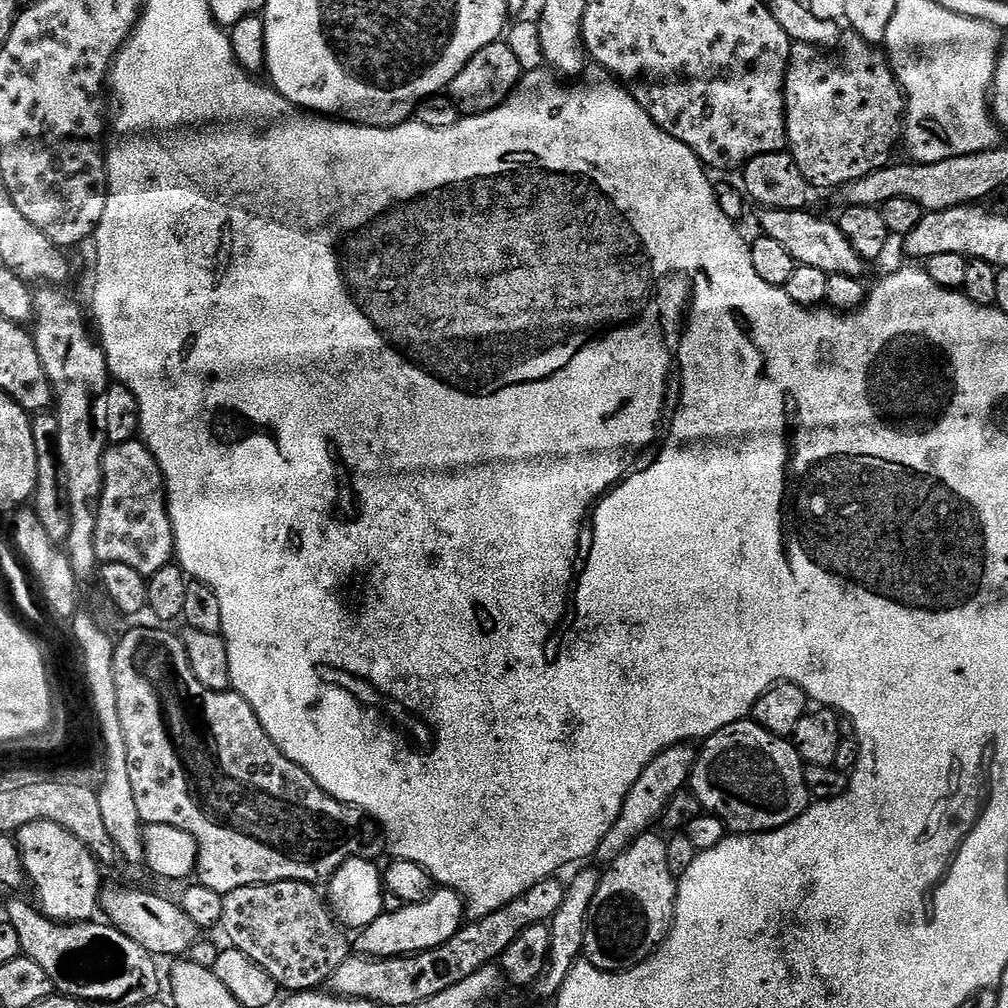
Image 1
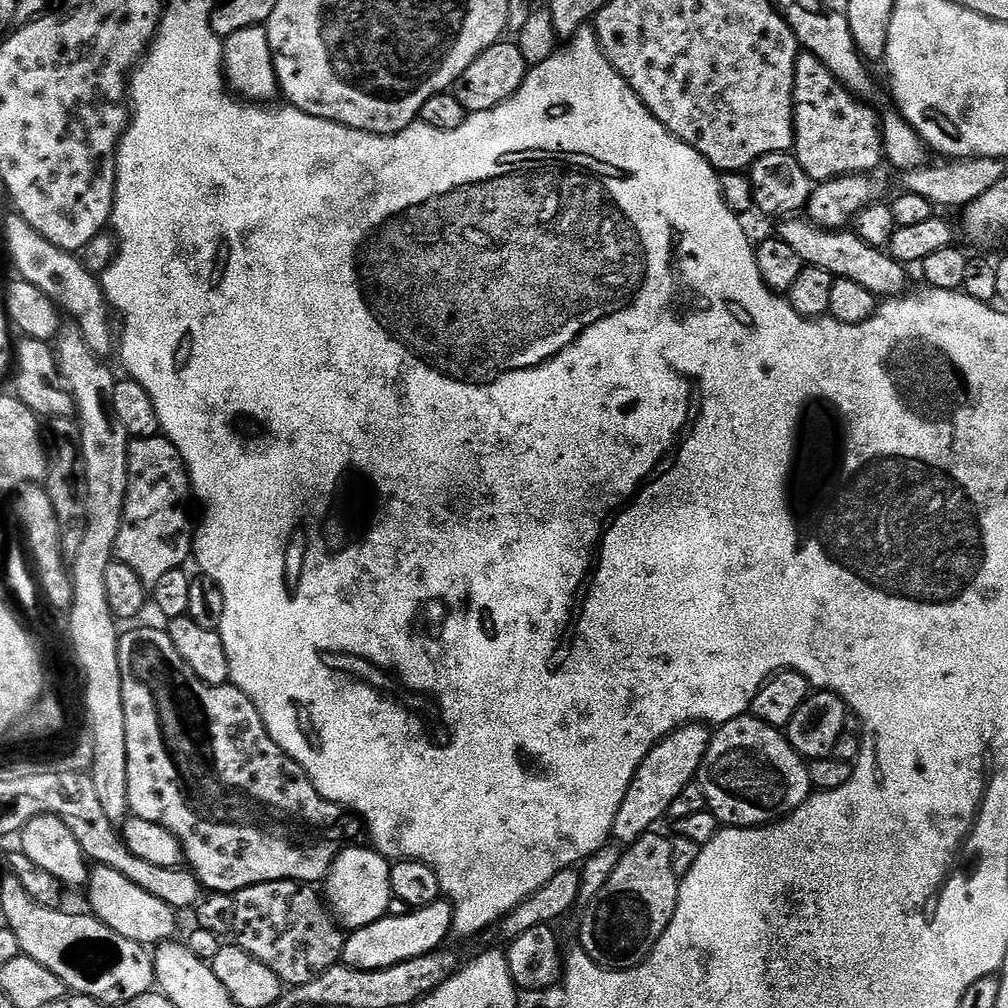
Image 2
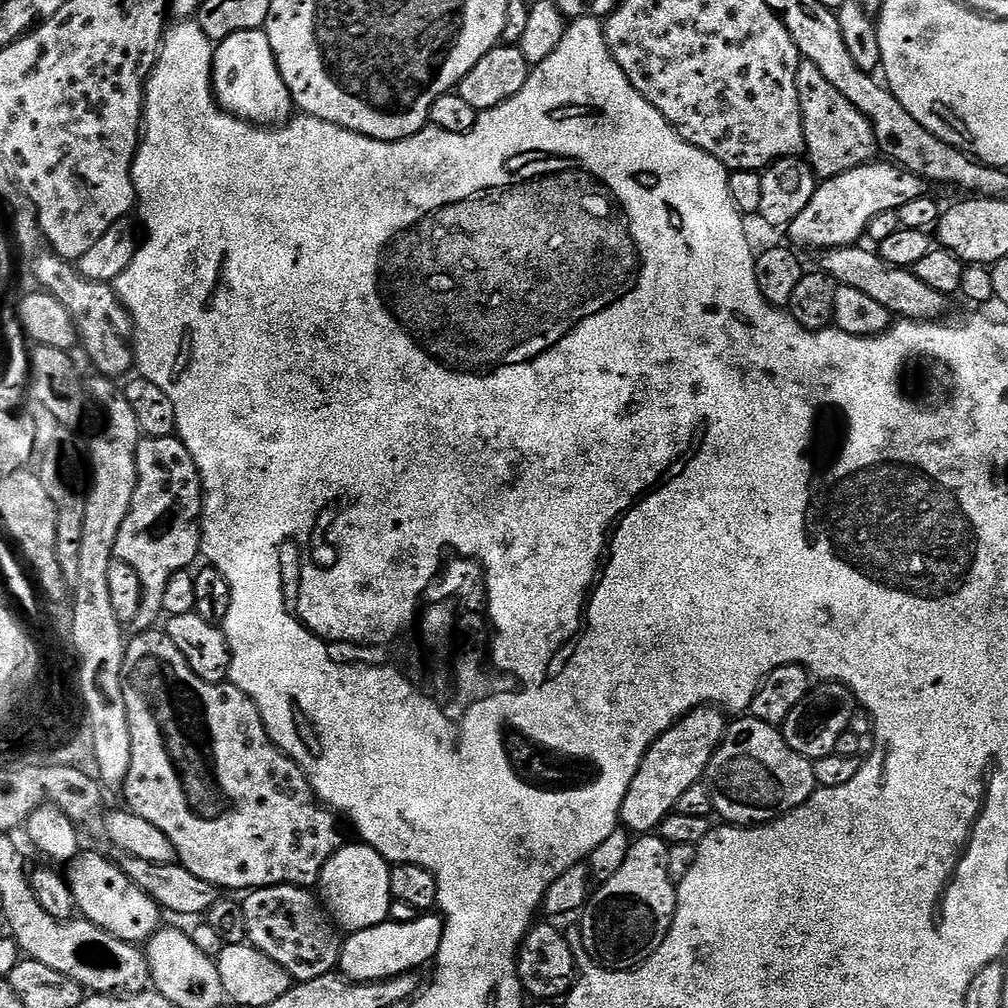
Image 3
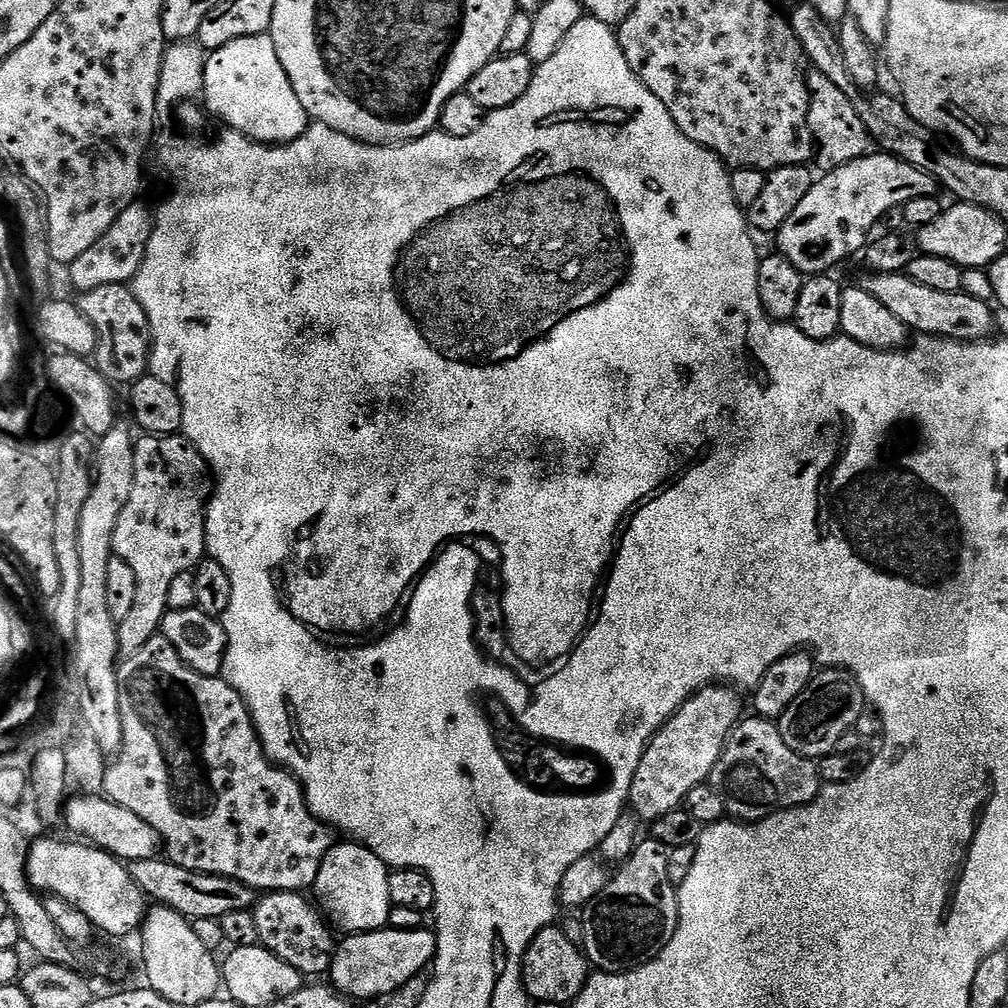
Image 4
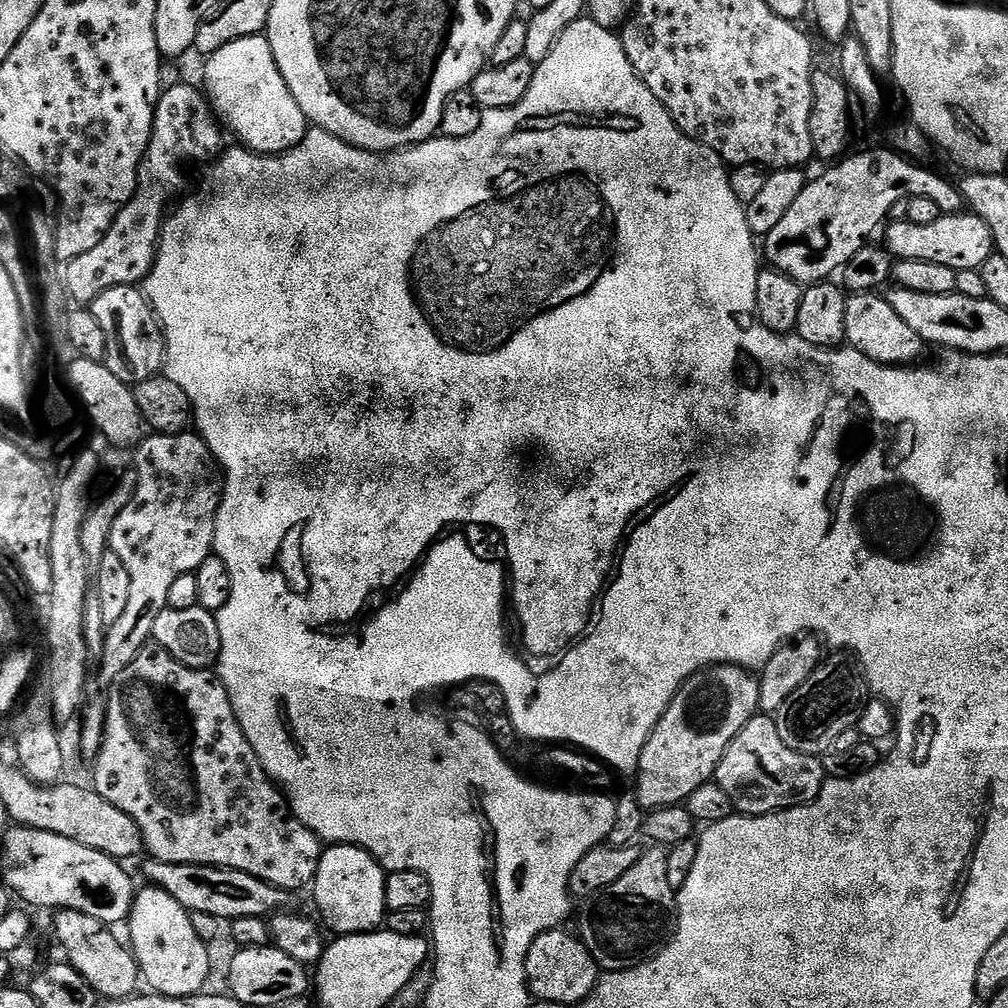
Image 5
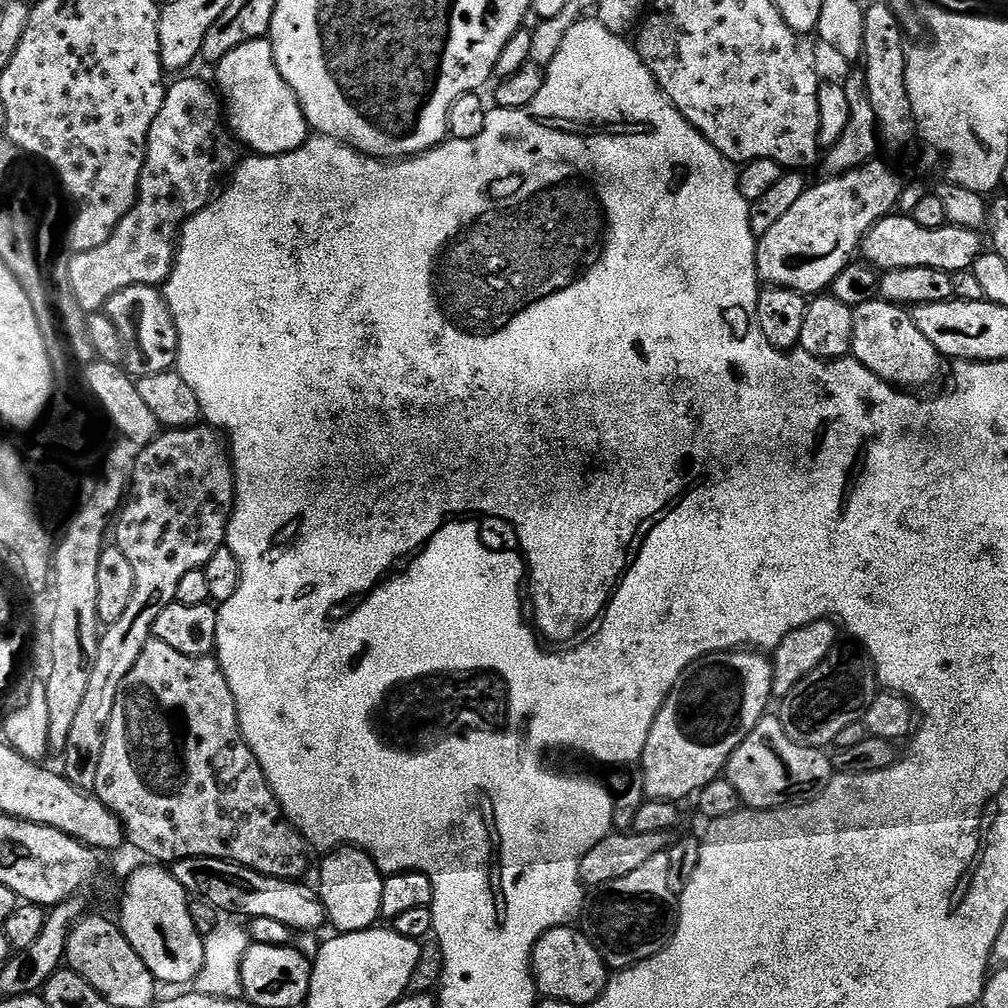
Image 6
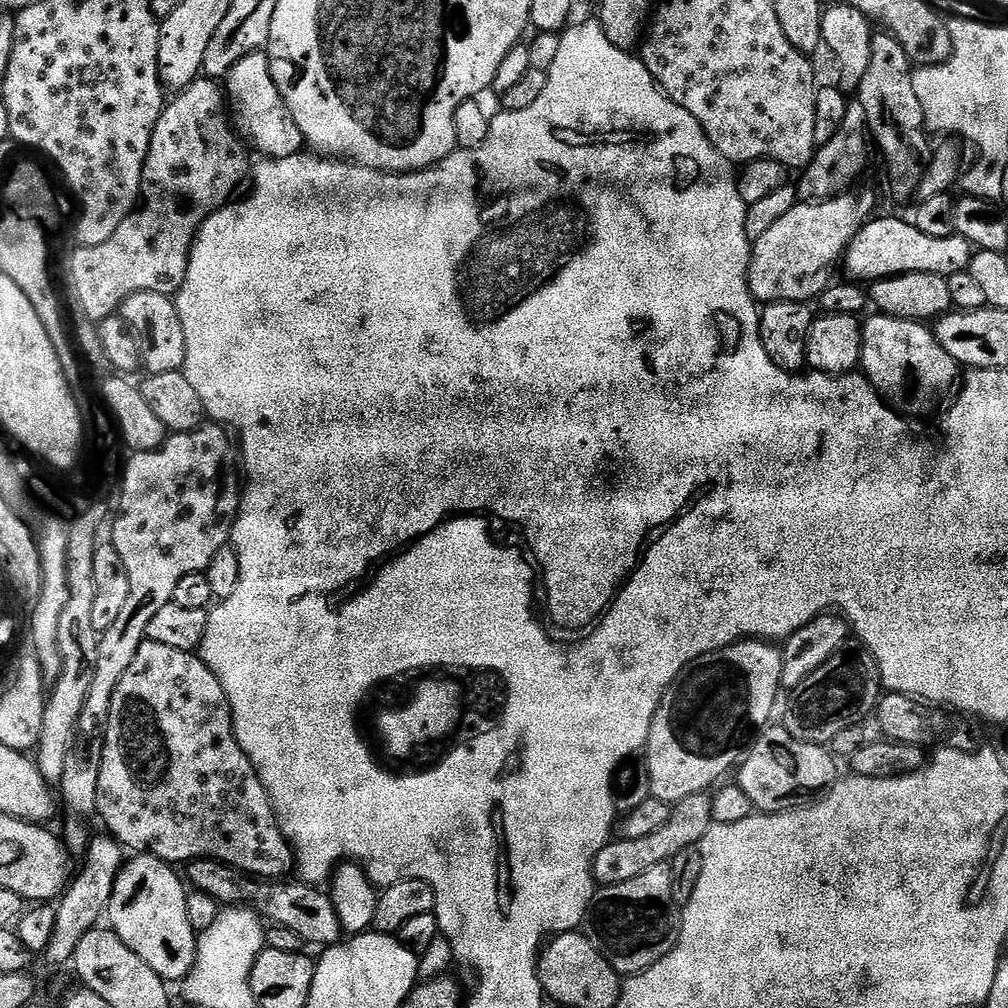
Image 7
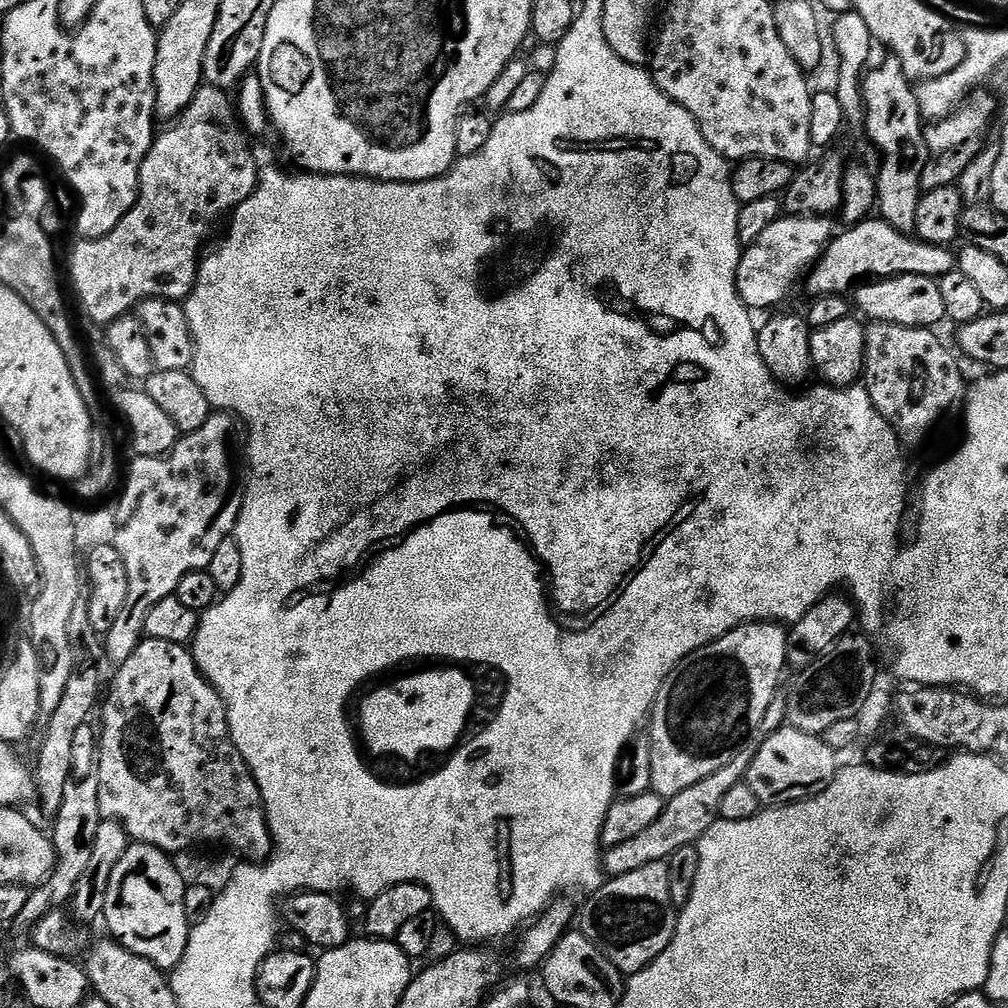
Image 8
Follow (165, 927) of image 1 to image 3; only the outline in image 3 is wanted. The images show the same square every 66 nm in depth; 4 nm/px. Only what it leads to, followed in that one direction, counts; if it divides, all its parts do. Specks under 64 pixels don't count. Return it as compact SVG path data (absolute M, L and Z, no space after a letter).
M84 850L71 857L68 866L66 879L68 887L72 890L71 900L83 919L106 930L114 938L137 946L143 945L160 930L162 926L160 905L154 903L138 886L134 886L130 878L126 878L119 863L112 861L111 864L106 857Z

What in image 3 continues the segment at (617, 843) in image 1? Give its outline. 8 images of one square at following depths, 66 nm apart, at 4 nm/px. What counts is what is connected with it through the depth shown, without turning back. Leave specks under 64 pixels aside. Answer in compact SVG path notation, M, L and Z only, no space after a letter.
M701 706L687 712L673 728L663 732L648 747L620 807L620 824L629 833L648 834L659 829L664 818L672 815L682 793L703 781L710 758L724 737L725 727L726 716L721 709Z

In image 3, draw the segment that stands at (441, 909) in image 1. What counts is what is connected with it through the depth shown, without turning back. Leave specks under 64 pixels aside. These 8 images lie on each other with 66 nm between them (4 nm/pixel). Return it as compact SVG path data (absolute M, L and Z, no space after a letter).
M420 914L414 921L401 924L385 922L361 932L351 933L343 941L340 950L339 971L347 976L349 981L358 984L416 972L427 960L428 963L435 961L443 933L443 919L436 914Z

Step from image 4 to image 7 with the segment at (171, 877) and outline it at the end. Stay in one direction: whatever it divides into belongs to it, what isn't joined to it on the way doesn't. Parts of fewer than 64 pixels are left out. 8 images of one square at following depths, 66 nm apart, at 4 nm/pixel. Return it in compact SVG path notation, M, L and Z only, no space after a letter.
M194 860L187 868L187 883L195 891L205 892L220 906L247 906L265 917L268 915L273 925L292 930L305 945L331 946L340 943L342 939L340 920L332 897L319 887L303 882L284 884L288 882L265 882L260 878L249 878L247 875L237 874L219 860Z

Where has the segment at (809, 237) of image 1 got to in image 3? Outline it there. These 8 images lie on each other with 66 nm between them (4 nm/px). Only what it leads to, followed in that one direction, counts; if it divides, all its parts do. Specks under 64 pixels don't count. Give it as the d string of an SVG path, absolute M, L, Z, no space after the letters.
M849 246L847 248L830 248L819 253L819 271L832 277L837 285L845 284L854 286L854 290L862 290L862 294L870 294L874 302L882 302L886 310L893 317L905 320L931 320L939 321L944 312L946 297L938 294L938 290L930 290L926 282L918 282L918 278L911 270L890 266L880 257L879 251L861 246Z

